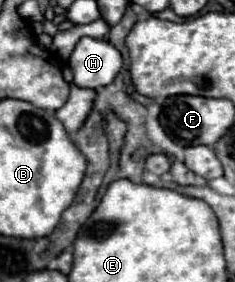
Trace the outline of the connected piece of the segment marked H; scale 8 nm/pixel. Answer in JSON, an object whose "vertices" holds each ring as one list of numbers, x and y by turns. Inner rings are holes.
{"vertices":[[82,38,68,60,80,88,108,86,122,68,120,52,108,40]]}

